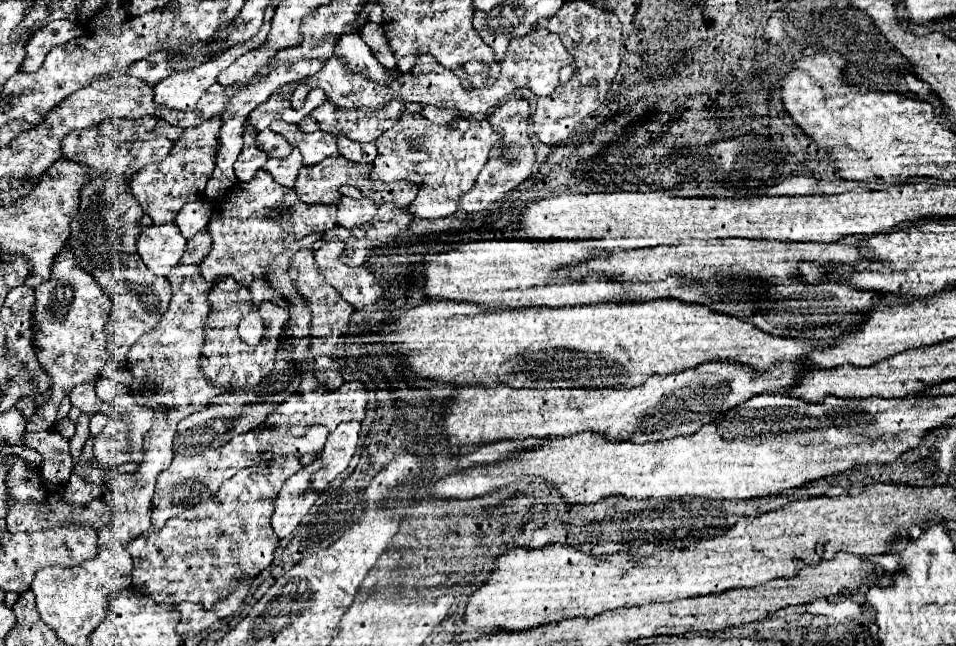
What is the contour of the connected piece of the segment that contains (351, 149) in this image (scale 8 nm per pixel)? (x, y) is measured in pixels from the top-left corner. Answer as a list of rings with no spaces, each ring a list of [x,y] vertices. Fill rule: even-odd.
[[[345,134],[337,136],[339,142],[339,154],[345,156],[347,160],[353,162],[373,162],[377,156],[377,146],[373,142],[363,144],[363,142],[355,142],[351,138],[347,138]]]

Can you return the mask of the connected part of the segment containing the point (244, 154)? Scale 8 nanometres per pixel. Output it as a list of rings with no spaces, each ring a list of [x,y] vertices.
[[[247,124],[243,132],[243,150],[235,162],[235,174],[239,180],[249,180],[251,174],[255,174],[255,170],[259,170],[267,162],[267,154],[263,154],[263,150],[255,146],[255,138],[255,130],[251,130],[251,124]]]

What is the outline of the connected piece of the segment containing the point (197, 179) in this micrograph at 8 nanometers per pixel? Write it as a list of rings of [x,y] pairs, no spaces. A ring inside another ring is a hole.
[[[215,116],[211,120],[201,122],[199,126],[191,126],[183,130],[183,136],[175,140],[169,156],[161,162],[153,162],[131,178],[131,192],[141,204],[143,212],[151,216],[153,224],[167,224],[175,218],[175,214],[187,204],[203,198],[203,190],[211,172],[215,168],[215,150],[217,150],[217,134],[221,128],[221,118]]]

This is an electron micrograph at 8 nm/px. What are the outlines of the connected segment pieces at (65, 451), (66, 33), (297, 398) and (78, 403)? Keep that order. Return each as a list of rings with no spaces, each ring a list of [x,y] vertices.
[[[25,432],[23,444],[25,448],[33,448],[43,456],[41,474],[49,482],[67,482],[73,470],[73,458],[69,452],[69,440],[61,434],[47,436],[47,432]]]
[[[57,20],[57,22],[51,22],[47,26],[43,26],[27,42],[27,56],[25,56],[23,64],[21,64],[21,70],[23,72],[39,70],[39,66],[43,64],[45,54],[53,46],[65,44],[71,38],[77,38],[77,36],[83,36],[83,34],[85,34],[85,30],[77,22],[71,22],[71,20]]]
[[[305,374],[299,390],[295,394],[291,394],[289,400],[285,404],[281,404],[279,410],[275,410],[269,418],[271,418],[271,424],[291,428],[291,432],[295,436],[303,436],[305,430],[313,424],[323,424],[329,430],[335,430],[337,424],[341,424],[341,422],[351,422],[351,420],[361,422],[361,420],[365,420],[367,402],[369,402],[369,390],[359,380],[343,382],[339,390],[327,390],[323,384],[319,384],[319,380],[313,374],[311,376]]]
[[[85,383],[75,386],[69,394],[71,398],[71,404],[75,408],[79,408],[81,412],[89,414],[89,416],[95,416],[99,412],[99,408],[103,406],[103,400],[95,396],[95,383]]]

